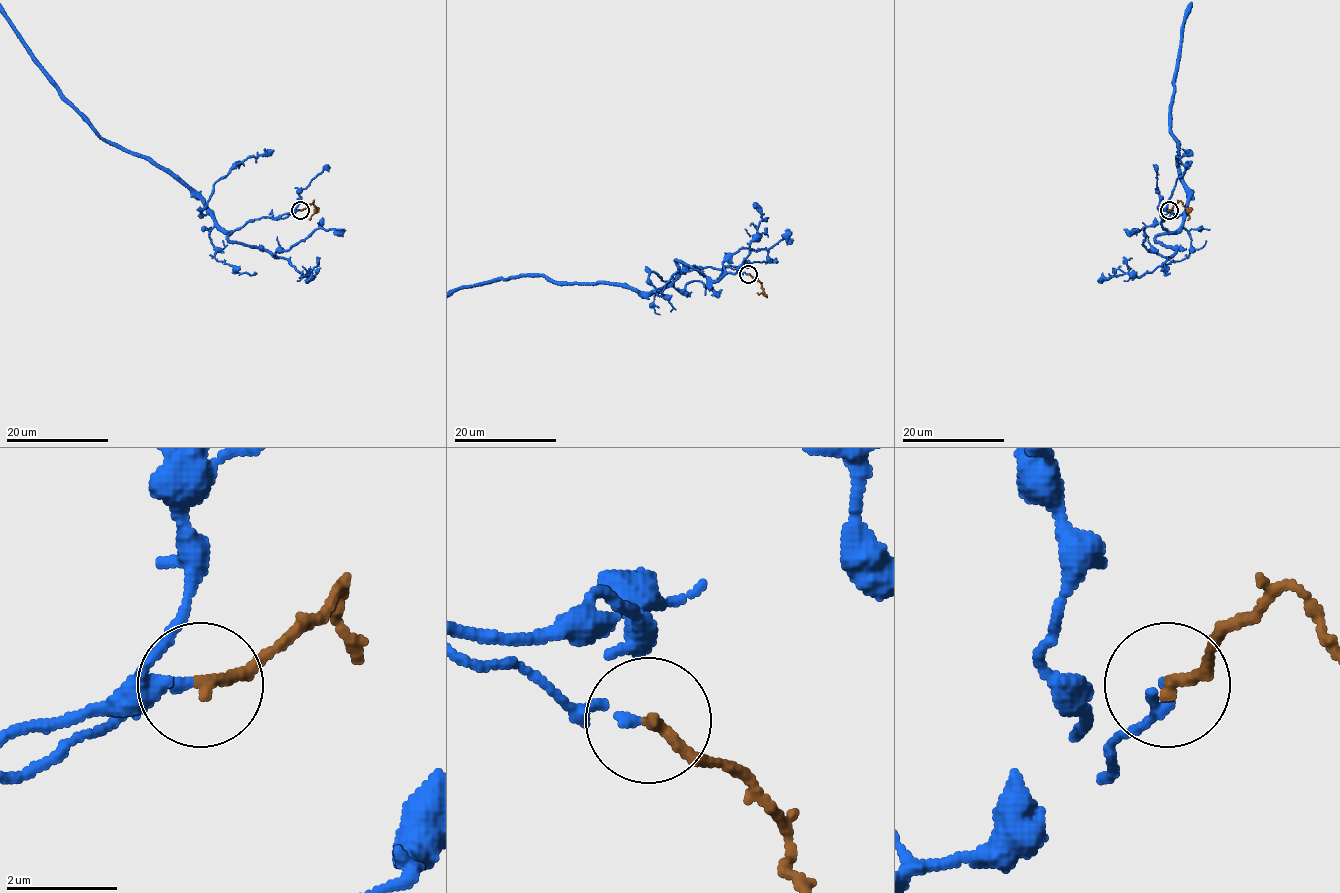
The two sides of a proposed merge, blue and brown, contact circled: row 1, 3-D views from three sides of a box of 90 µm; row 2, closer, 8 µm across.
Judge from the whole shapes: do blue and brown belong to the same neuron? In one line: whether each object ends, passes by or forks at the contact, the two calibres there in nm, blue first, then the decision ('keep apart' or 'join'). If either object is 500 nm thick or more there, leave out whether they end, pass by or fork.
blue ends there; brown ends there; 150 nm thick on the blue side, 220 nm on the other; join

